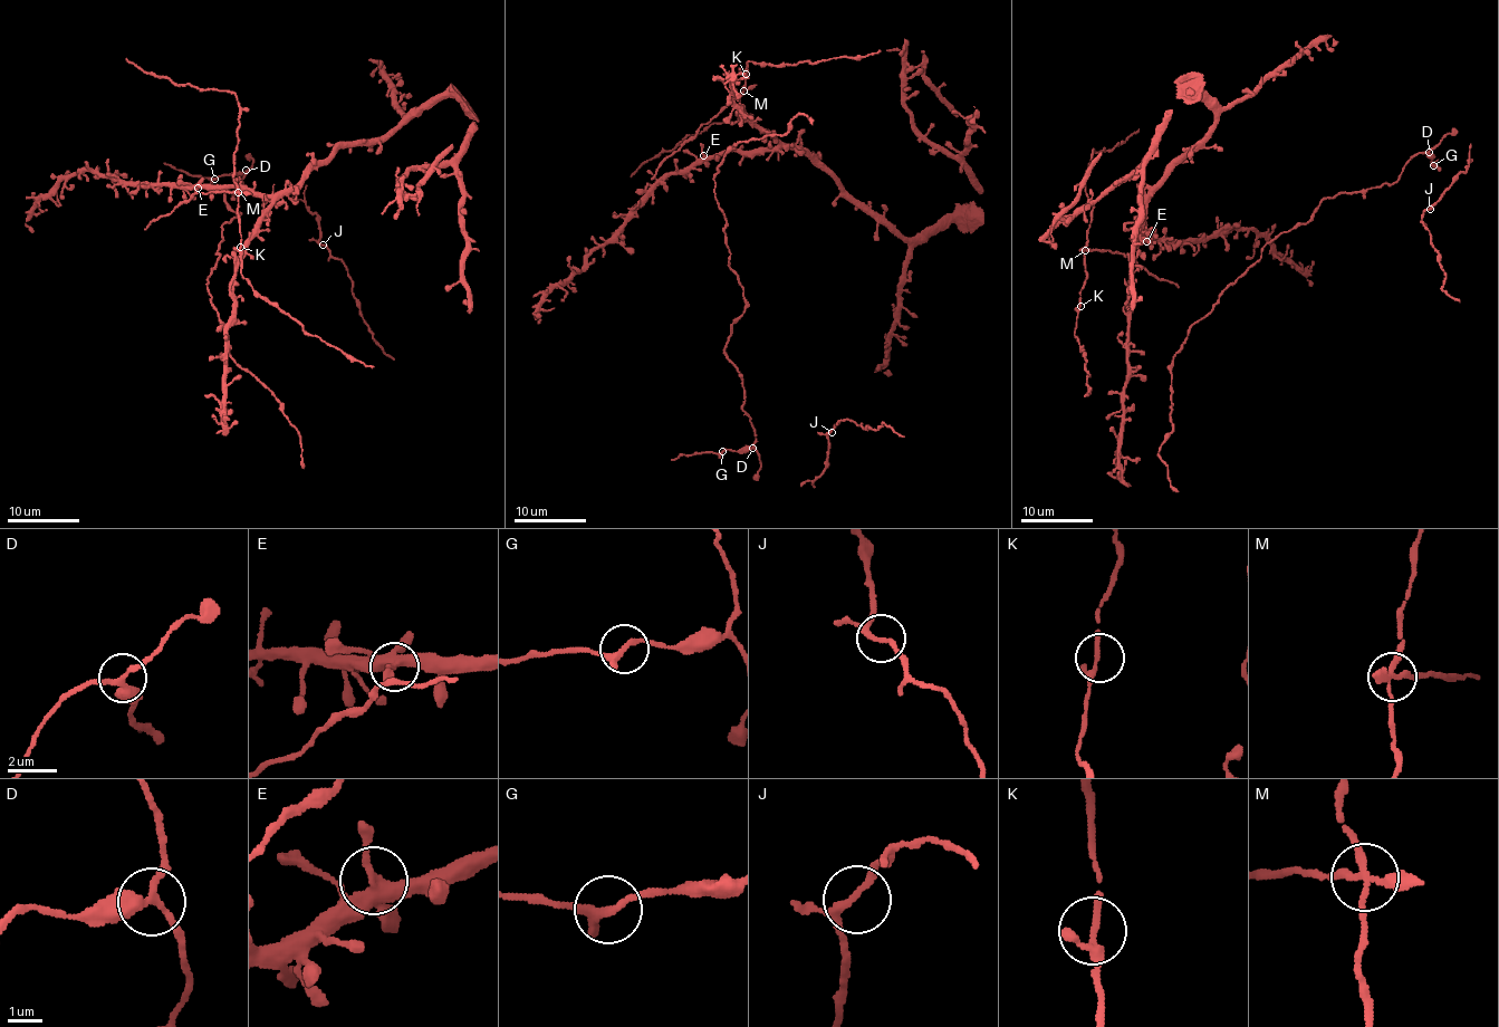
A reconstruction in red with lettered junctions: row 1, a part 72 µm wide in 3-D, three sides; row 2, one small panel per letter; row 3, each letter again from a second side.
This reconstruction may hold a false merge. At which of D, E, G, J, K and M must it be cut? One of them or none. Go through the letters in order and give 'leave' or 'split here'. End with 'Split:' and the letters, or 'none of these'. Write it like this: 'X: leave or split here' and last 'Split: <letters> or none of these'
D: leave
E: leave
G: leave
J: leave
K: leave
M: split here
Split: M

